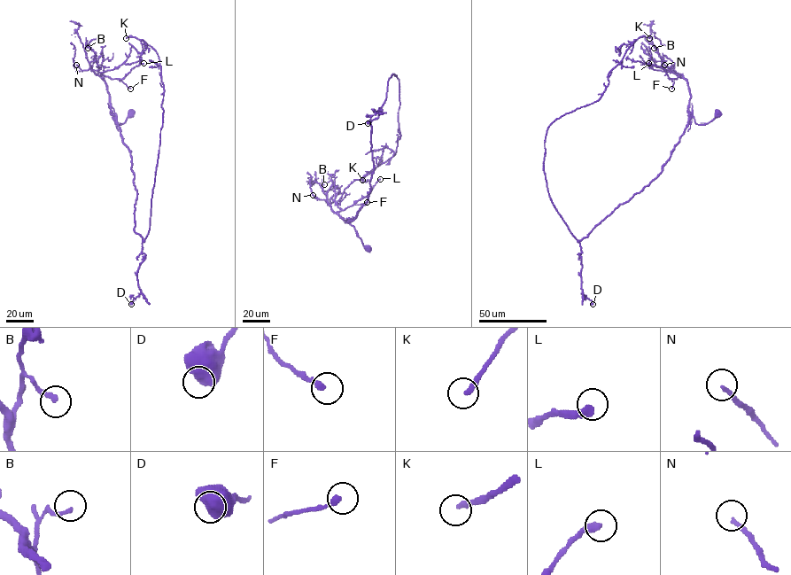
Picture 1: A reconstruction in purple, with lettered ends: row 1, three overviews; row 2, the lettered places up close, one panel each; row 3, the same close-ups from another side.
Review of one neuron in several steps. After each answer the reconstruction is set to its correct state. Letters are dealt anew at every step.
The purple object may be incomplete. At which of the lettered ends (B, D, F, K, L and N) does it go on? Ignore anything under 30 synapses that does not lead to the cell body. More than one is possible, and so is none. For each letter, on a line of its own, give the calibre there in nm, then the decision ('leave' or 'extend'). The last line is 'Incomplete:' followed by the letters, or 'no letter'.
B: 190 nm | leave
D: 700 nm | leave
F: 280 nm | leave
K: 280 nm | extend
L: 360 nm | extend
N: 190 nm | extend
Incomplete: K, L, N

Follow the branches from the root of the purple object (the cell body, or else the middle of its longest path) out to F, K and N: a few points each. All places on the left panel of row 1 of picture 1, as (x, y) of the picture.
F: (132, 113), (121, 124), (117, 122), (102, 78), (118, 78), (130, 89)
K: (132, 113), (121, 124), (113, 118), (131, 157), (134, 230), (143, 240), (164, 86), (157, 52), (126, 38)
N: (132, 113), (124, 123), (118, 124), (111, 111), (106, 82), (90, 69), (81, 70), (76, 65)

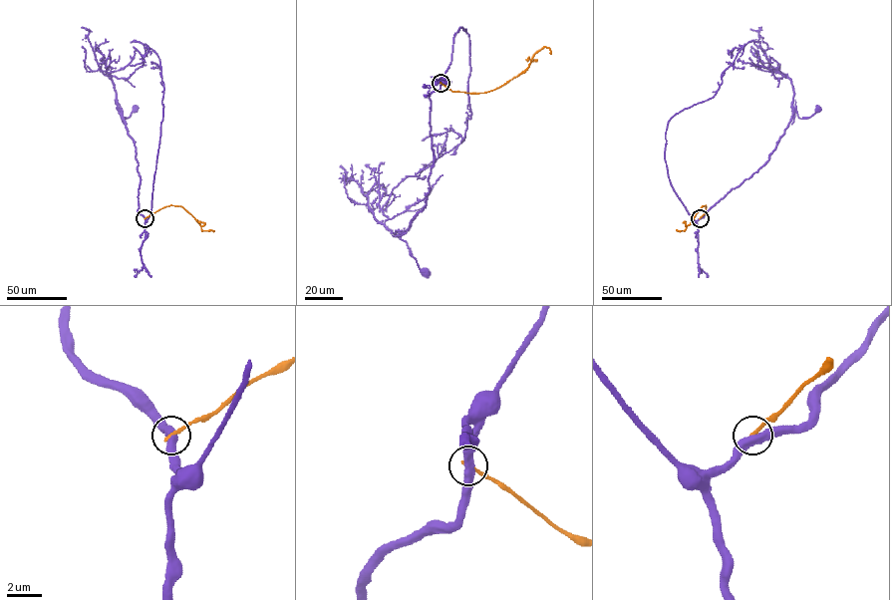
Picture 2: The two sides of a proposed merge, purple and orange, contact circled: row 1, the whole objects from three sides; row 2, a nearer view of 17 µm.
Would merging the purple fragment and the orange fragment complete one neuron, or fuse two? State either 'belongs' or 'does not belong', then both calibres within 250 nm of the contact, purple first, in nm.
does not belong; calibres 460 and 200 nm

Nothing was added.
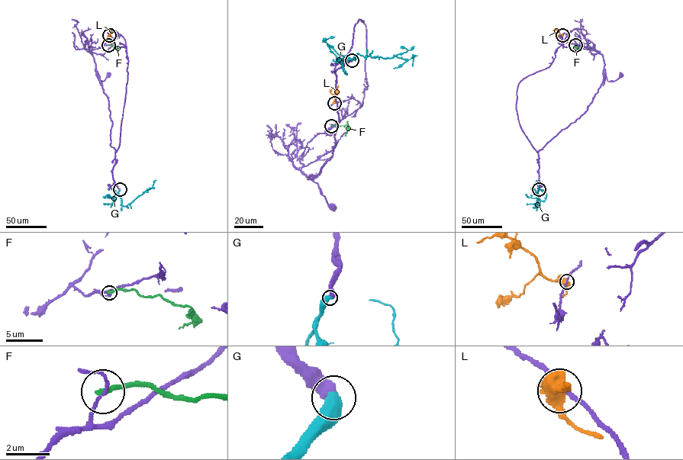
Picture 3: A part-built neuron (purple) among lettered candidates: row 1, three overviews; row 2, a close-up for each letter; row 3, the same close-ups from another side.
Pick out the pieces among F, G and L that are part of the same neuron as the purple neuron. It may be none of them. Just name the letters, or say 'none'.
G

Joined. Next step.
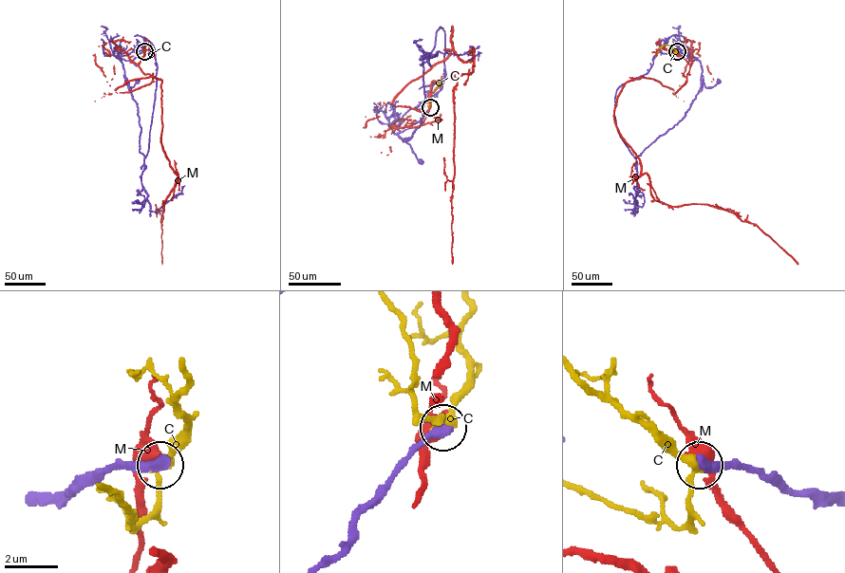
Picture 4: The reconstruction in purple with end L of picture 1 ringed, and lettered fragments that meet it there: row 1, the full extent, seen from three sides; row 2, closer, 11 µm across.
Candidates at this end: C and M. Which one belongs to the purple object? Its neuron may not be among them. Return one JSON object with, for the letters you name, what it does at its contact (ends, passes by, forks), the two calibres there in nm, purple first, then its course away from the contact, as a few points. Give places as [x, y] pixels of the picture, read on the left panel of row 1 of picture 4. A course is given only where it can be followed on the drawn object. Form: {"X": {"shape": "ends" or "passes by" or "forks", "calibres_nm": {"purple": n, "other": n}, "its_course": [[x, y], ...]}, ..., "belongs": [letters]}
{"C": {"shape": "passes by", "calibres_nm": {"purple": 440, "other": 320}, "its_course": [[144, 51], [147, 44], [152, 48], [151, 57]]}, "belongs": ["C"]}

